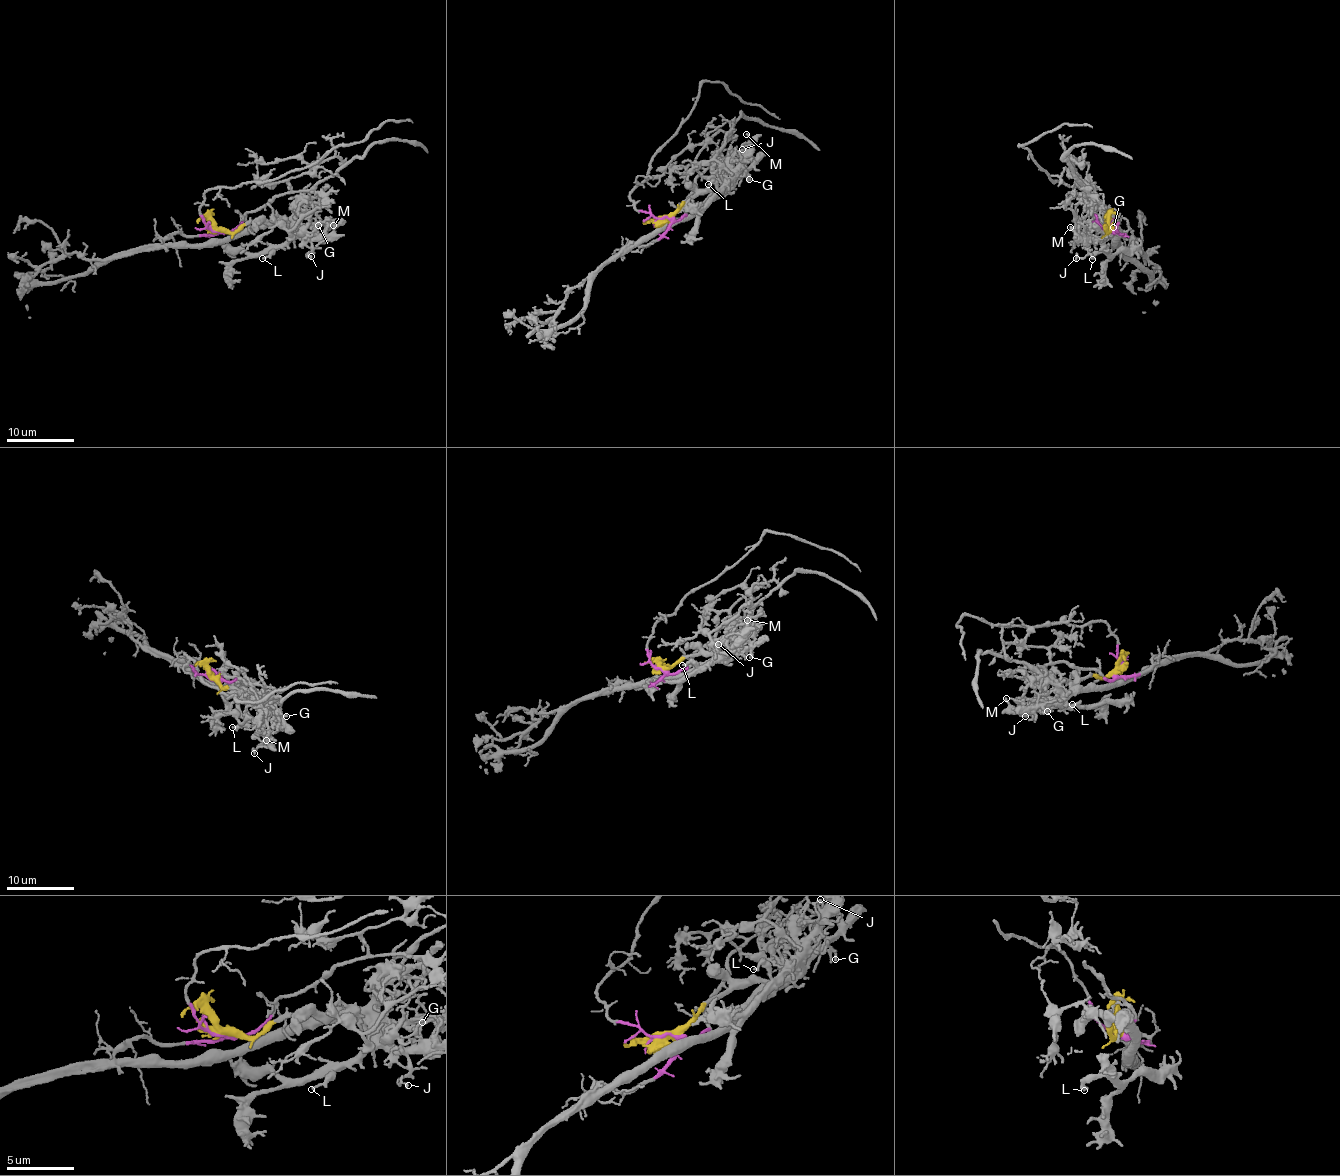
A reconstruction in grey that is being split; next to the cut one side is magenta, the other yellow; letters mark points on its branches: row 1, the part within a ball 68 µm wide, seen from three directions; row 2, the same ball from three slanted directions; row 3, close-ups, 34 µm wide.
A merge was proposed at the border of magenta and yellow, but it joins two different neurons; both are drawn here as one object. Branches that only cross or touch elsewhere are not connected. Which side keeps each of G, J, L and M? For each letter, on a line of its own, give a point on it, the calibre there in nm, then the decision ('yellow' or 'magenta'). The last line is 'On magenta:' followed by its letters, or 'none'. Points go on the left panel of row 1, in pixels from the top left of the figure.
G: at (318, 225); 170 nm thick; yellow
J: at (311, 256); 170 nm thick; yellow
L: at (262, 258); 170 nm thick; yellow
M: at (333, 225); 180 nm thick; yellow
On magenta: none

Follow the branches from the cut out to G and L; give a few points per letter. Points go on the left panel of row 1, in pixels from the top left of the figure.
G: (217, 230), (233, 232), (250, 222), (264, 220), (321, 222), (318, 225)
L: (217, 230), (233, 232), (250, 222), (282, 222), (291, 236), (262, 258)

